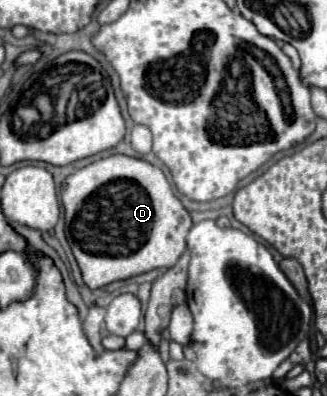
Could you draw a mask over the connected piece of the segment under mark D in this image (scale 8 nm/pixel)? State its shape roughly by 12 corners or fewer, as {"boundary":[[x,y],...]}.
{"boundary":[[110,155],[66,177],[90,289],[168,269],[192,217],[164,173]]}

